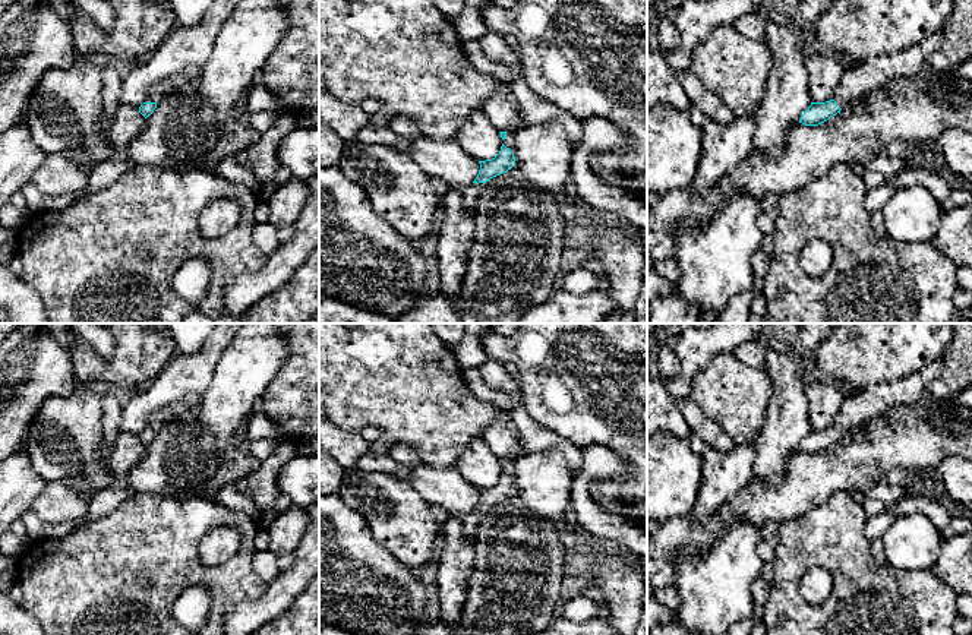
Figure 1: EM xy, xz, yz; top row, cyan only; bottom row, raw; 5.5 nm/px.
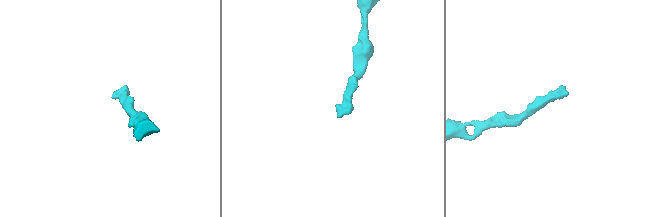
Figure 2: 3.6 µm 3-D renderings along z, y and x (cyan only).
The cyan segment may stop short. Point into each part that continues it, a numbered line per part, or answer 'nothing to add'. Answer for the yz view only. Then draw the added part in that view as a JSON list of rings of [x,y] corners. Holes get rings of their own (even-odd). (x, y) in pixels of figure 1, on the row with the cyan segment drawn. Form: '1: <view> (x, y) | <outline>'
1: yz (858, 79) | [[[932,37],[905,51],[875,57],[864,63],[853,63],[850,67],[845,69],[845,75],[833,99],[840,108],[845,108],[868,91],[880,88],[894,78],[925,70],[928,67],[925,56],[935,50],[938,42],[938,37]]]

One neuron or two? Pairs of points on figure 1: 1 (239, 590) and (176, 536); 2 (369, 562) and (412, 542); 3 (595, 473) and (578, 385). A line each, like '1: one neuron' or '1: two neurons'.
1: one neuron
2: two neurons
3: two neurons

